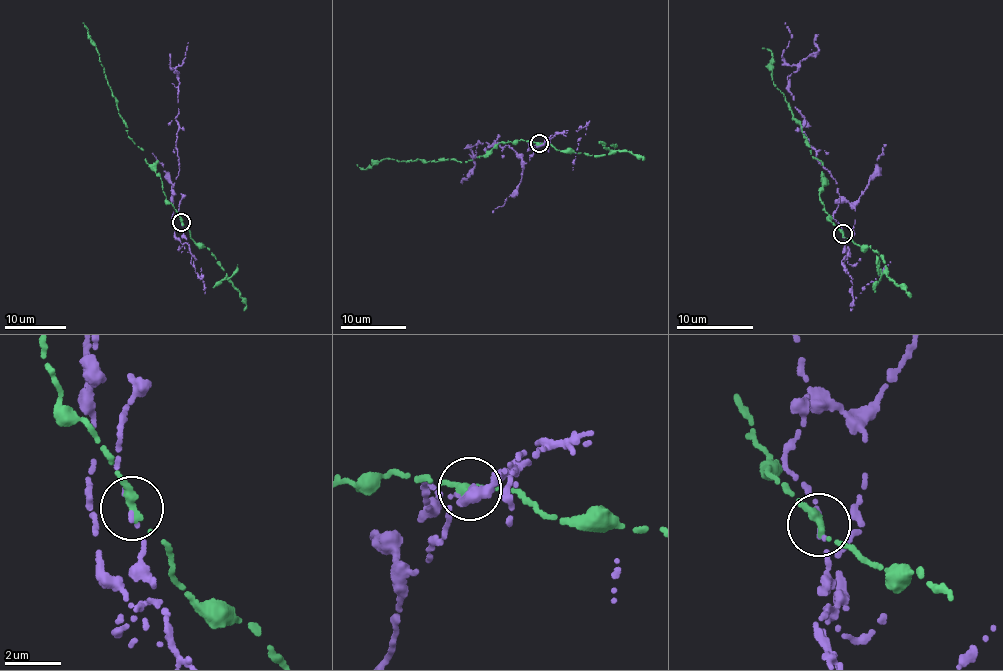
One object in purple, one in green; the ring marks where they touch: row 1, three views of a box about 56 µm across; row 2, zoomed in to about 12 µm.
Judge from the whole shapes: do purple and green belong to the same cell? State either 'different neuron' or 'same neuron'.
different neuron

